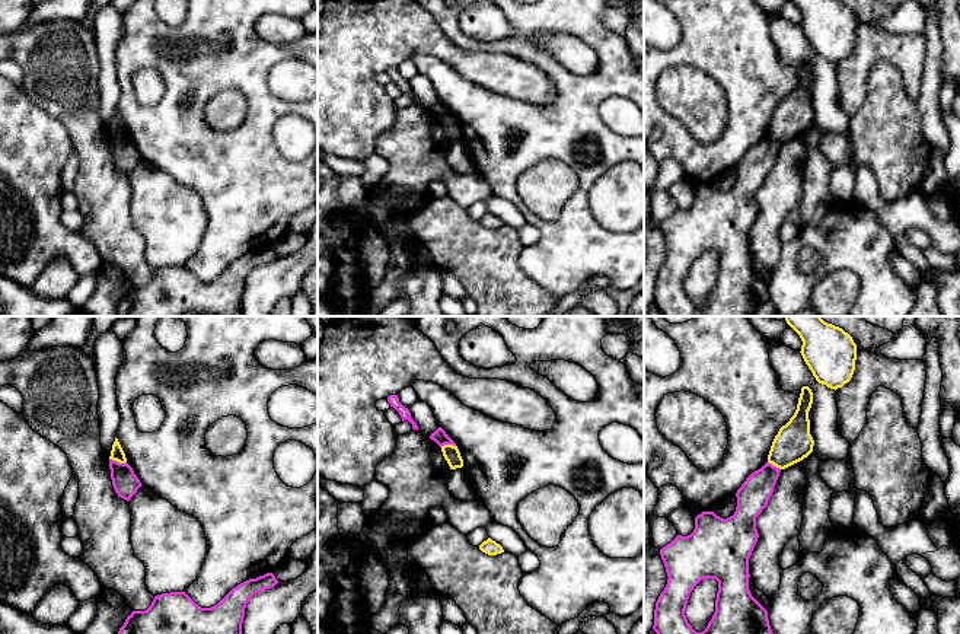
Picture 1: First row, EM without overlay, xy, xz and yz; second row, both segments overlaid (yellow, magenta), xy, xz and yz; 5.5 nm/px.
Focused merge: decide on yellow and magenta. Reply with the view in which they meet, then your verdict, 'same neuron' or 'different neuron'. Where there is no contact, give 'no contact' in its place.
meets yellow in xy; different neuron

